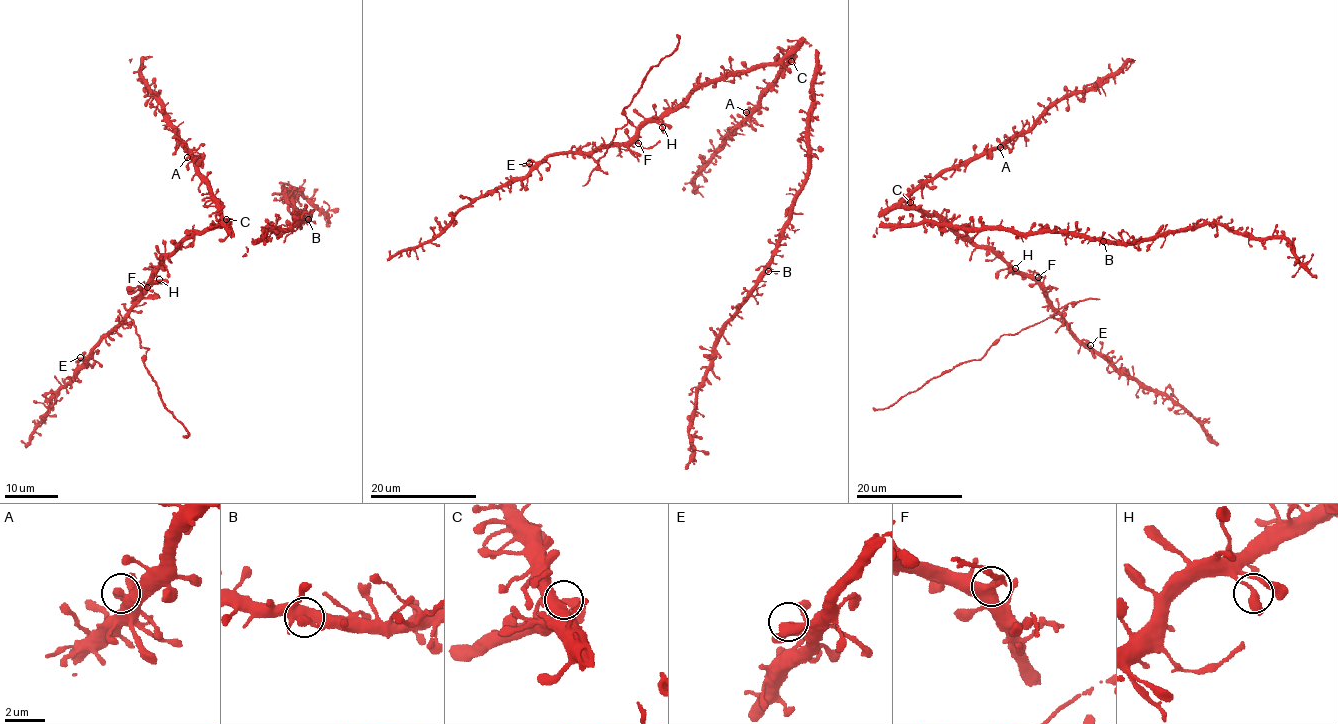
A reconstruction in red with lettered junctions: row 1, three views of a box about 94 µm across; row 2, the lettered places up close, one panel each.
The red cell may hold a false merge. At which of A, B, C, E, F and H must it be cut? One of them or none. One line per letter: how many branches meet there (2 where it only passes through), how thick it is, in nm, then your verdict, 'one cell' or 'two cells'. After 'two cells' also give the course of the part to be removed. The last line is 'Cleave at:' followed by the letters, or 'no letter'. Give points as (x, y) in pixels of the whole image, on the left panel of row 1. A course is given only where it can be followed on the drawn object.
A: branches 3; calibre 380 nm; one cell
B: branches 1; calibre 320 nm; one cell
C: branches 2; calibre 360 nm; one cell
E: branches 2; calibre 200 nm; one cell
F: branches 2; calibre 400 nm; two cells; course (147, 288), (163, 280)
H: branches 2; calibre 360 nm; one cell
Cleave at: F

